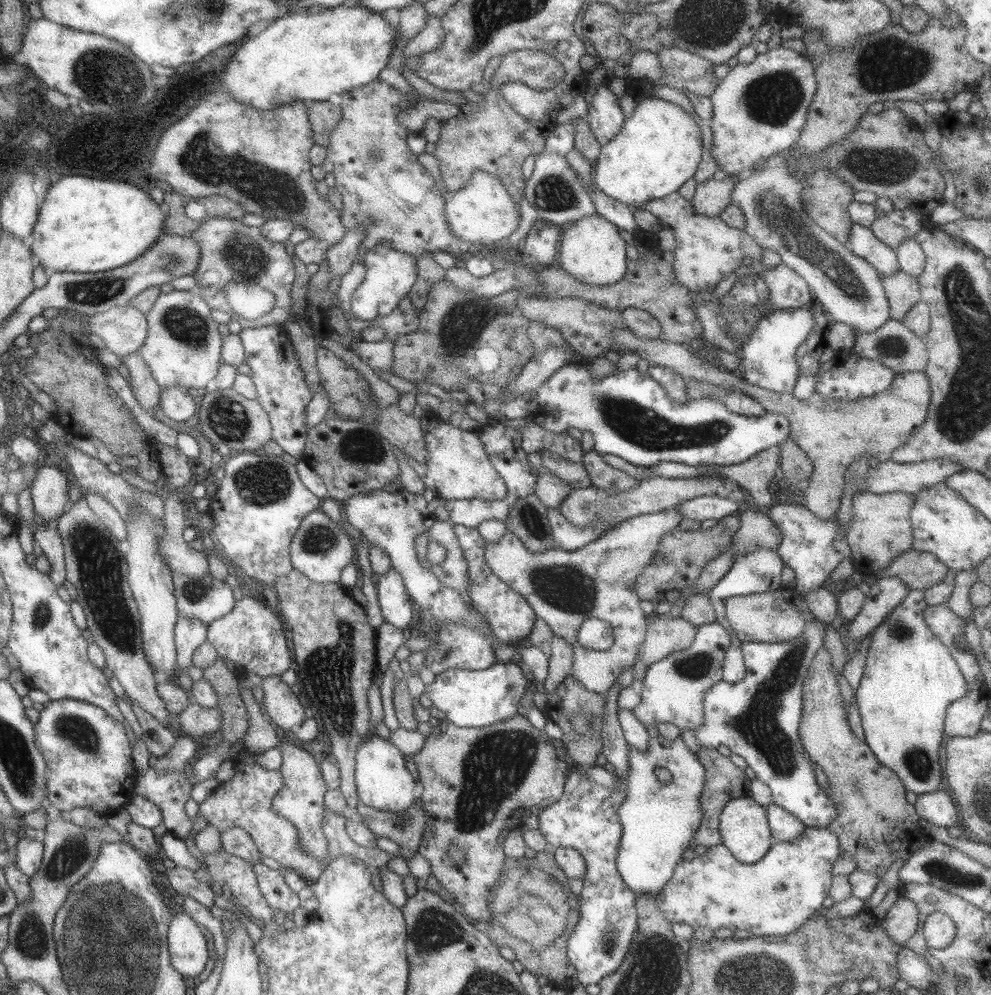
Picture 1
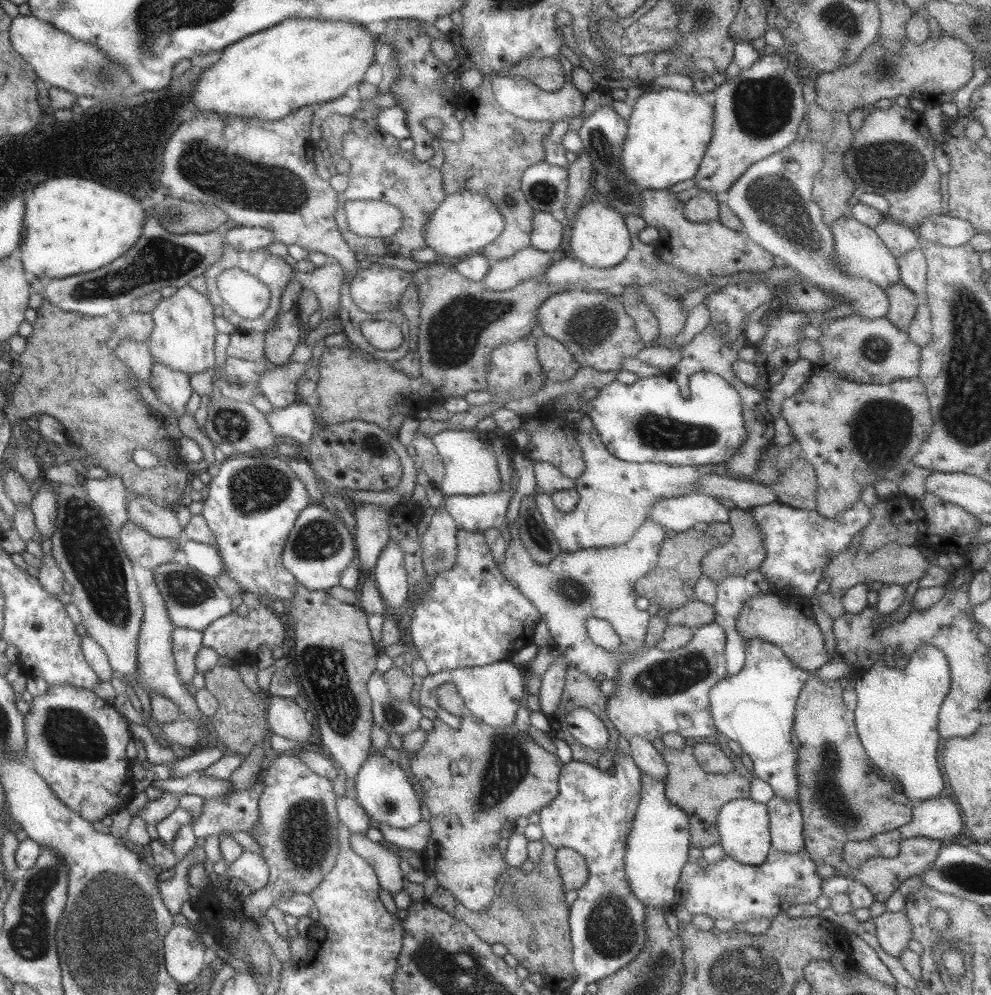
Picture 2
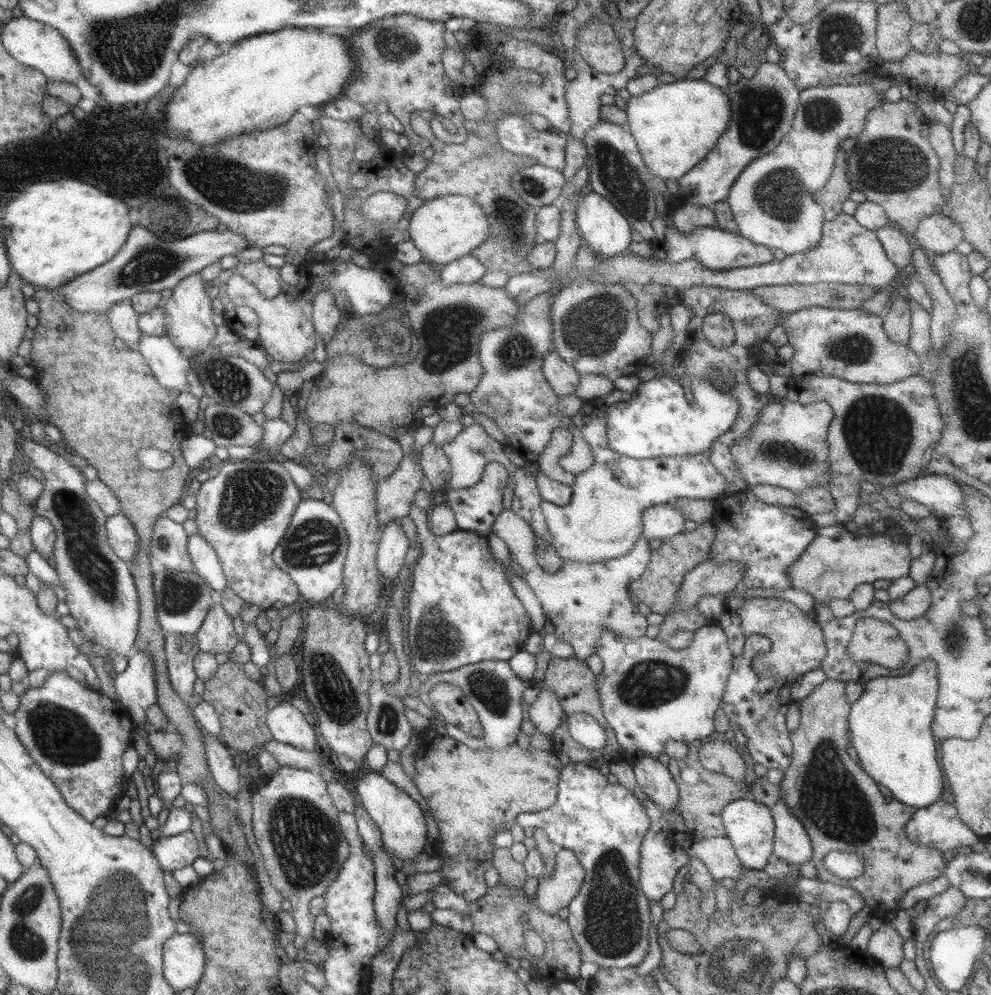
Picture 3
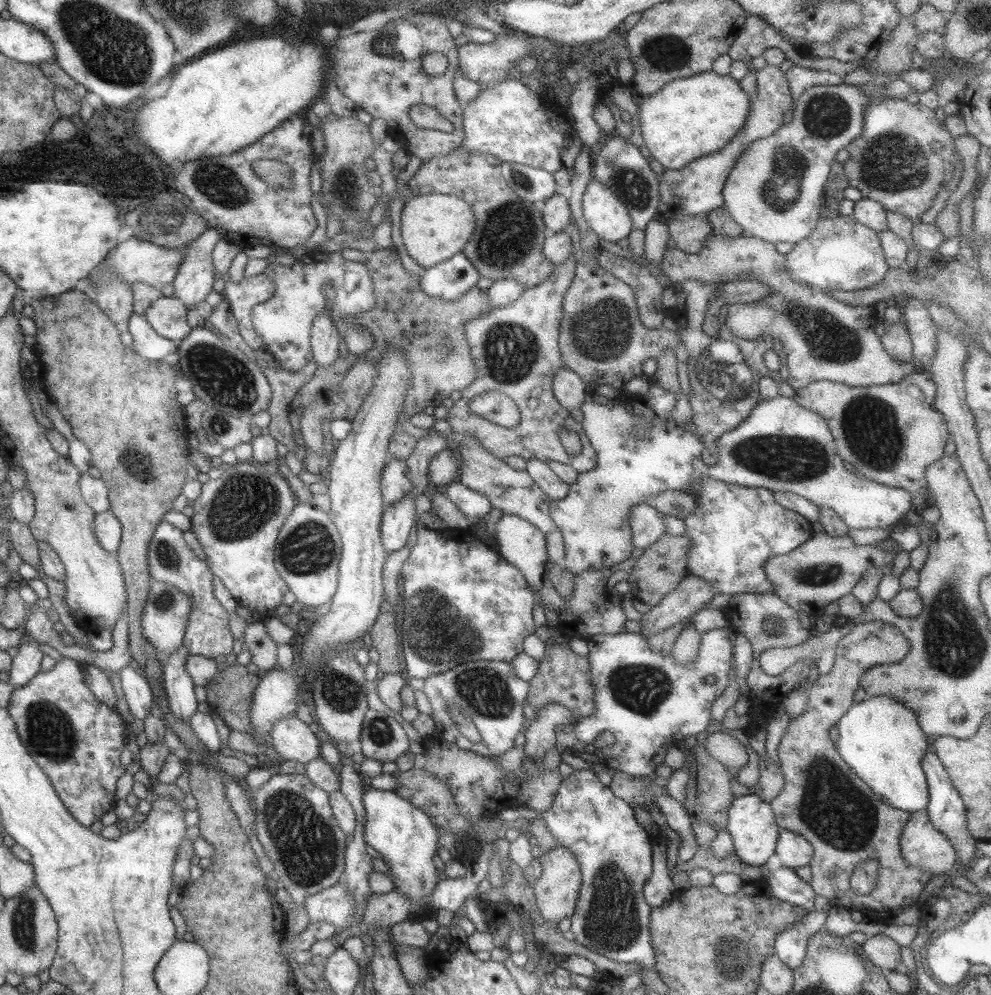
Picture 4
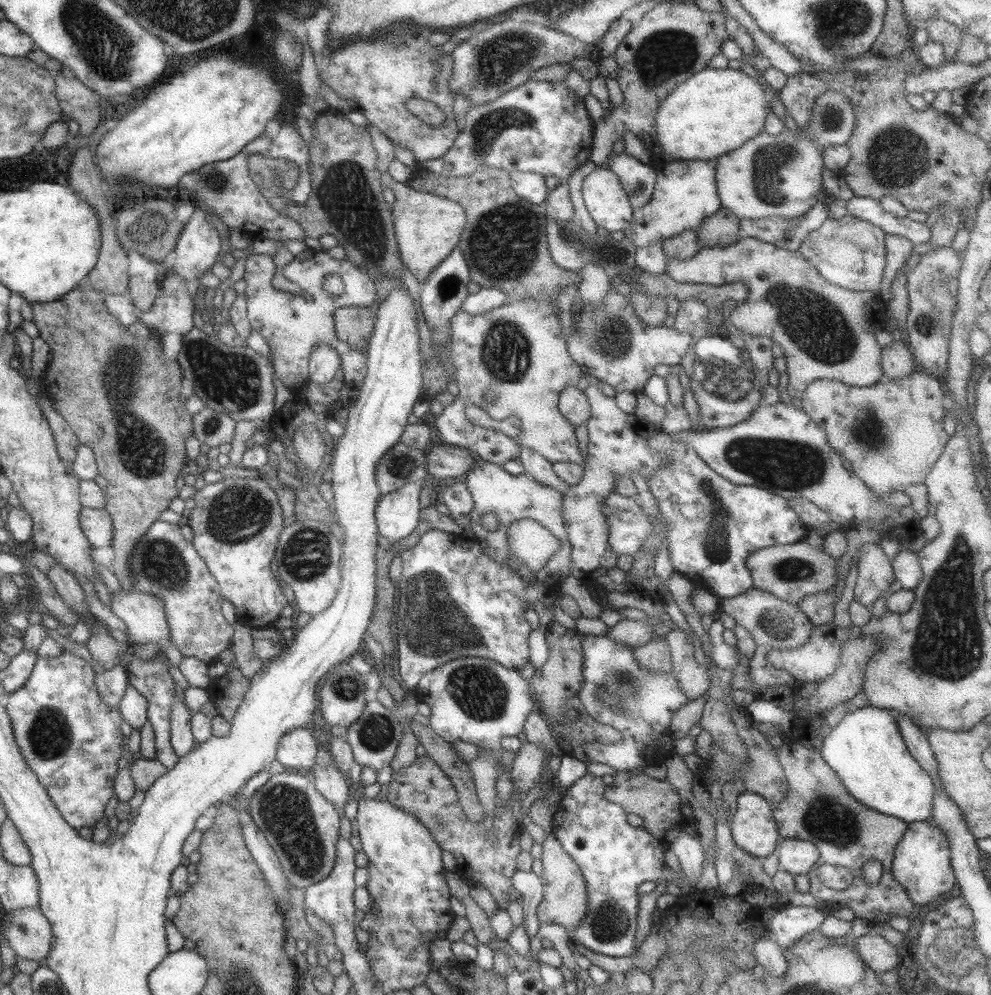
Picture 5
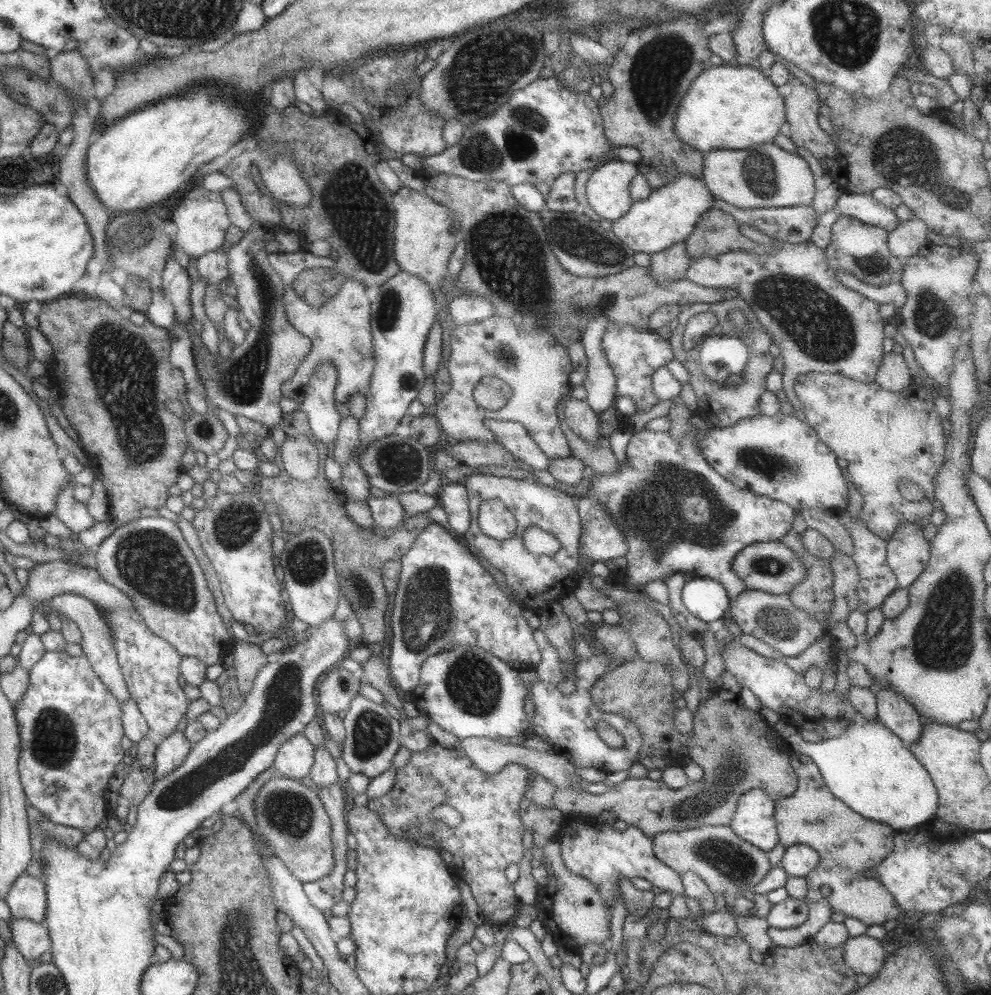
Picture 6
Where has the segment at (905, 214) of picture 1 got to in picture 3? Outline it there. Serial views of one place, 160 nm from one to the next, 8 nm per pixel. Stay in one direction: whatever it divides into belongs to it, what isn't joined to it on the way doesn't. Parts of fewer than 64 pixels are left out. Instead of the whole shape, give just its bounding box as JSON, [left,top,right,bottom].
[874,224,912,269]

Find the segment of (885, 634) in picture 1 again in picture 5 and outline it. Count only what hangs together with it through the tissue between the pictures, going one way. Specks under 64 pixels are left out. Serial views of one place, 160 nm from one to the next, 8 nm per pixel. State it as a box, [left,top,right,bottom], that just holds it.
[818,707,935,824]

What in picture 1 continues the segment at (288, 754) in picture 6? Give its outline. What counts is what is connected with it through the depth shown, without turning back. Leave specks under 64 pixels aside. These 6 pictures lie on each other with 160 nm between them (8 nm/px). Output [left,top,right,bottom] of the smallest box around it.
[260,675,304,730]

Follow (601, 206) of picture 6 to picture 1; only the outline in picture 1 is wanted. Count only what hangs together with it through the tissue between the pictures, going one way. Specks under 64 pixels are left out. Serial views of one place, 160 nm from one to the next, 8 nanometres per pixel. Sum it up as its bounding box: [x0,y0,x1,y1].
[559,215,626,287]

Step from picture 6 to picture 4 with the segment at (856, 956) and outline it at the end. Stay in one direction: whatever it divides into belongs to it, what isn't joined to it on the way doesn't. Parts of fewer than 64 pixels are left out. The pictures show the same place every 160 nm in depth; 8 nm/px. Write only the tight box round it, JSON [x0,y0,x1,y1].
[860,934,901,972]

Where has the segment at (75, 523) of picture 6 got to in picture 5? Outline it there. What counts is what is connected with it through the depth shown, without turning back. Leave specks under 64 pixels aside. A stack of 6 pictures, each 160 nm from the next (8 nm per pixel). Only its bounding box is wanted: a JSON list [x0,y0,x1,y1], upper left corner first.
[78,507,112,549]

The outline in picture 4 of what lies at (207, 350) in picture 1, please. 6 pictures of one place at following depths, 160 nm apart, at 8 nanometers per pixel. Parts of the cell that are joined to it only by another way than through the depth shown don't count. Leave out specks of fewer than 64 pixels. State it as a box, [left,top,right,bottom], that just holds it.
[172,228,221,311]

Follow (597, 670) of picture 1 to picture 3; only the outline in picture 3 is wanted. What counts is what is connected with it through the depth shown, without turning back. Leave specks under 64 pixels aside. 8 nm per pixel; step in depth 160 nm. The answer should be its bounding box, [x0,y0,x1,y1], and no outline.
[489,509,651,661]

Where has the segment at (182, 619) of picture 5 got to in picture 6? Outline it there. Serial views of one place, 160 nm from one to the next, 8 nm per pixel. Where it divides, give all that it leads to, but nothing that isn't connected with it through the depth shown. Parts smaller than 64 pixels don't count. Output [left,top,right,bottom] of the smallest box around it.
[93,516,232,666]

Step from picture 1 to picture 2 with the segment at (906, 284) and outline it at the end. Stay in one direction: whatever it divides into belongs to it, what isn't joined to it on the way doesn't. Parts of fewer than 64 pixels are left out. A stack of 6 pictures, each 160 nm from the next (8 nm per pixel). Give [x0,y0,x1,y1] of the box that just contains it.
[884,283,920,331]

